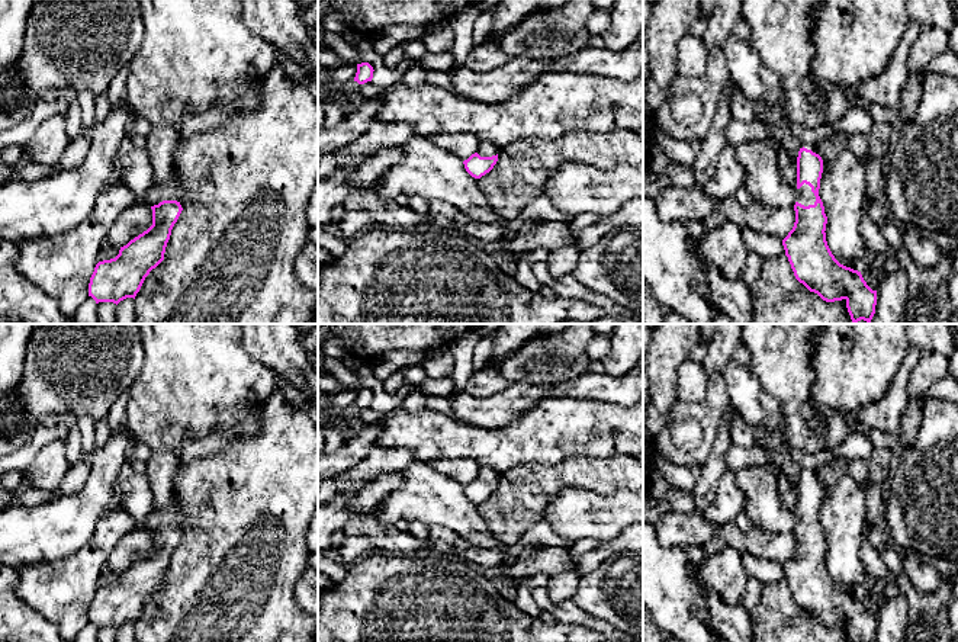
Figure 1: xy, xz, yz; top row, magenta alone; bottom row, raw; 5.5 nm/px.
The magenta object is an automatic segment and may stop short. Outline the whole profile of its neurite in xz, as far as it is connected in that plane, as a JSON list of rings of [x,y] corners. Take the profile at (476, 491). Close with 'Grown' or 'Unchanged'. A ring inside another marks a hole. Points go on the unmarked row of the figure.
[[[480,468],[476,478],[463,487],[466,497],[475,503],[480,504],[489,498],[498,487],[499,474],[491,468]]]. Grown

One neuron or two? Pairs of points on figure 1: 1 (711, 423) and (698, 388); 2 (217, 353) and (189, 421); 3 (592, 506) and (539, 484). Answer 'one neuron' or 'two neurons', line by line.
1: two neurons
2: one neuron
3: two neurons

